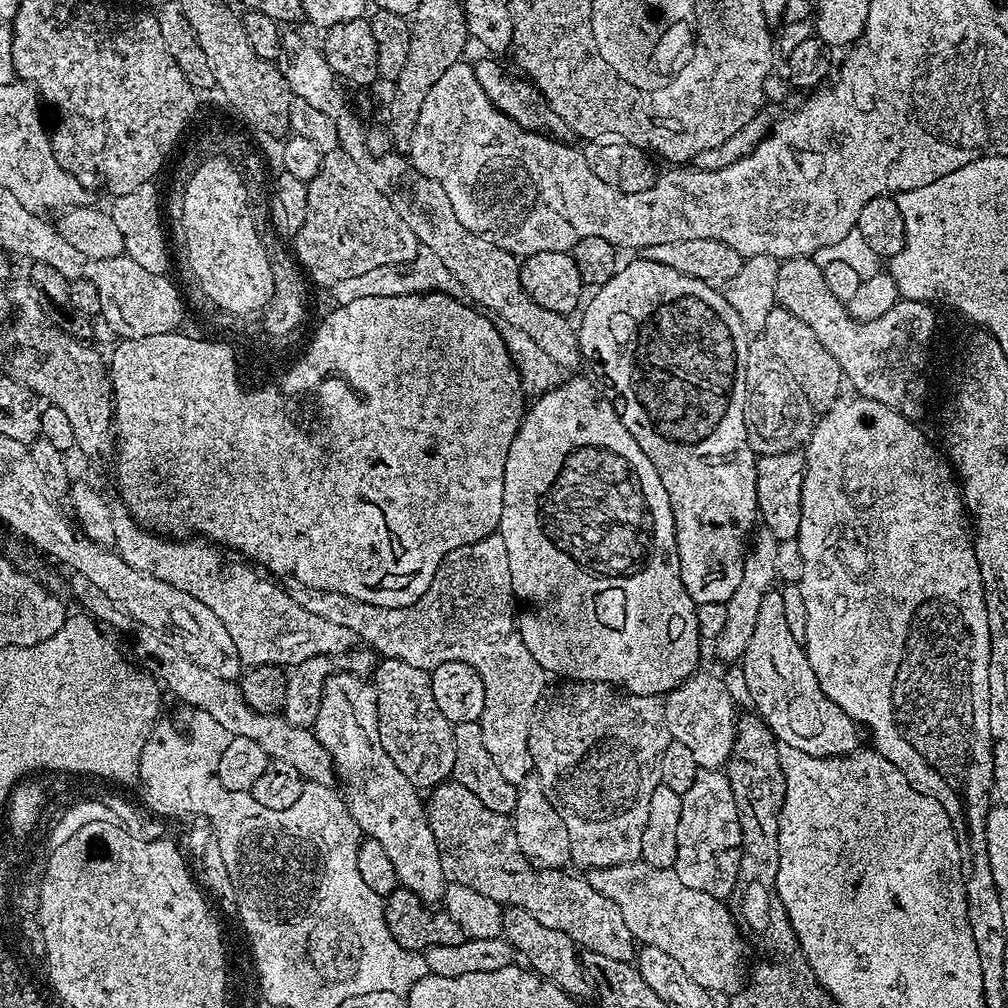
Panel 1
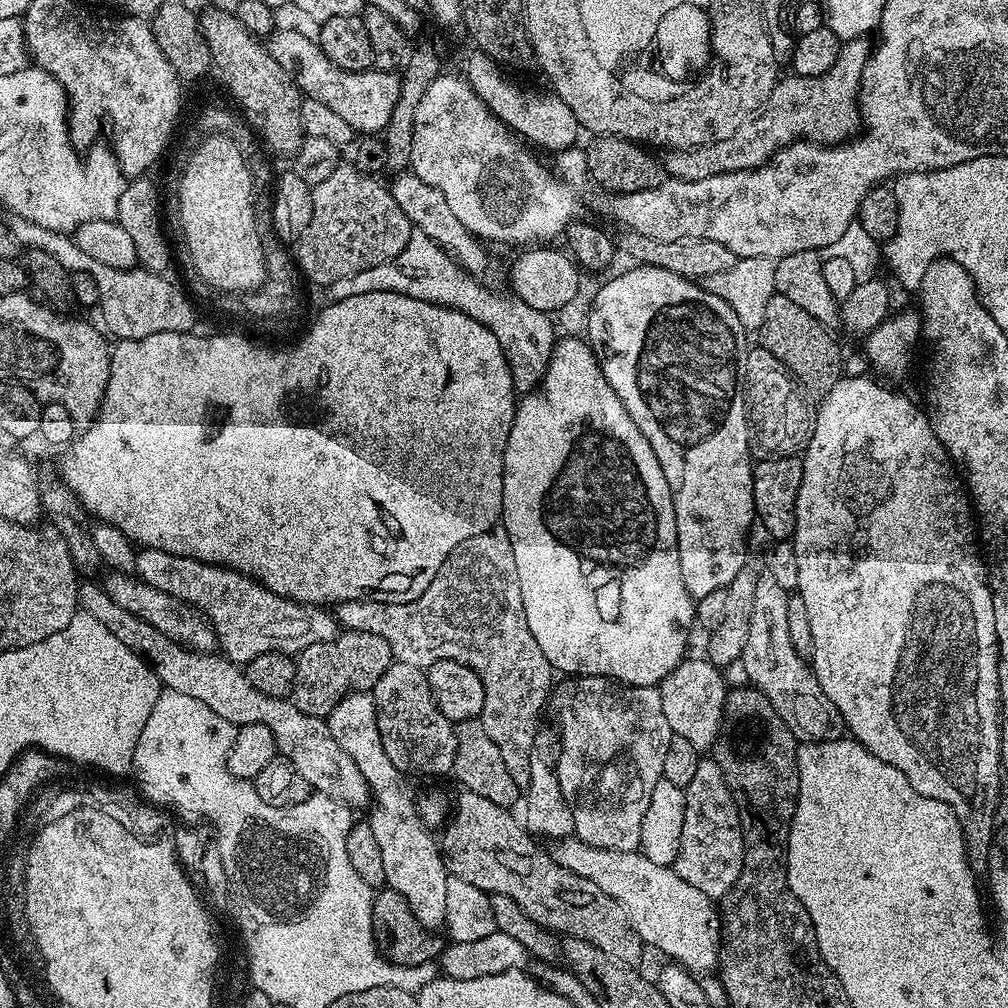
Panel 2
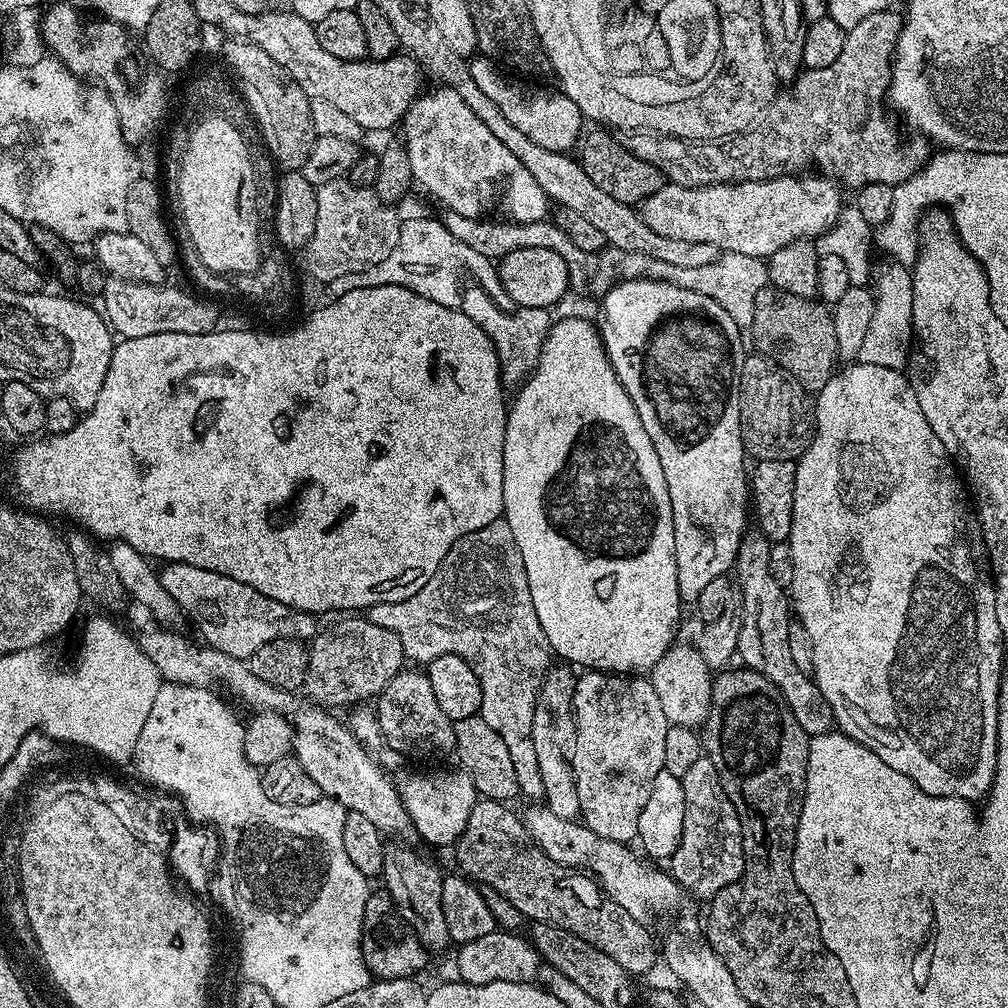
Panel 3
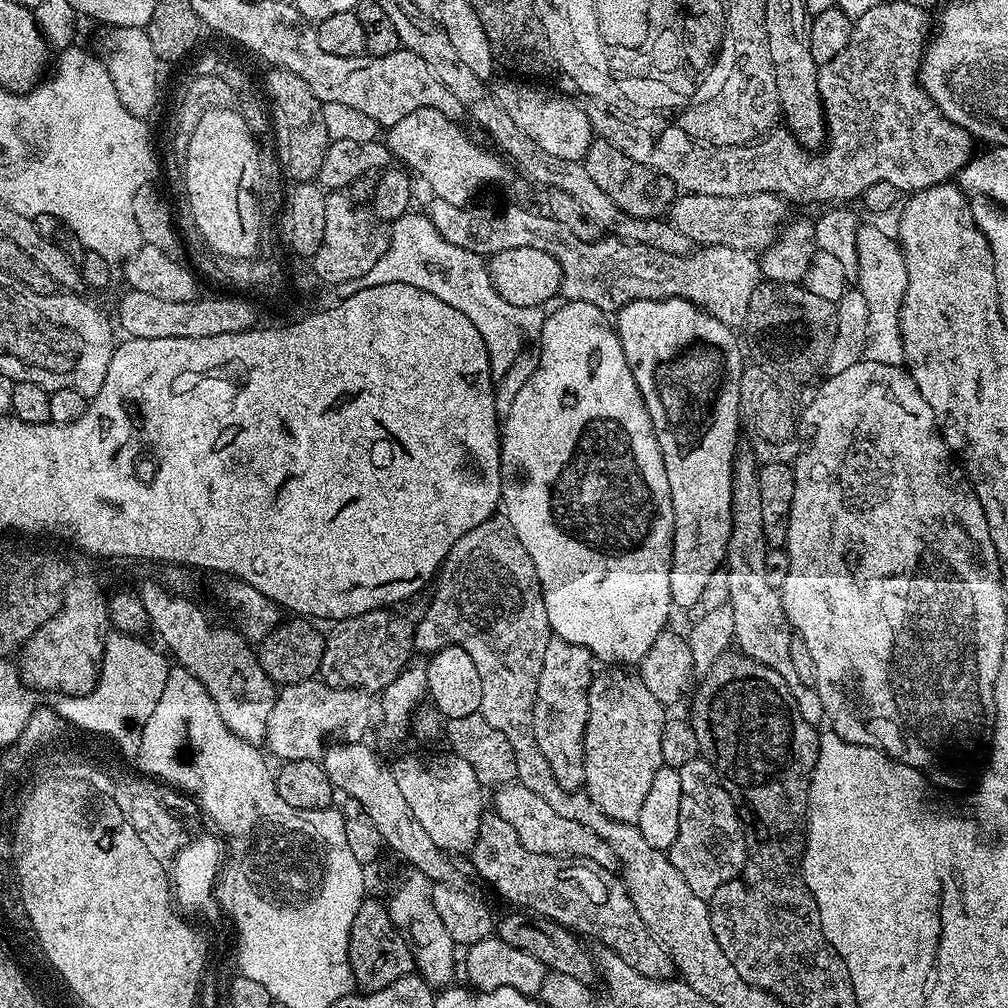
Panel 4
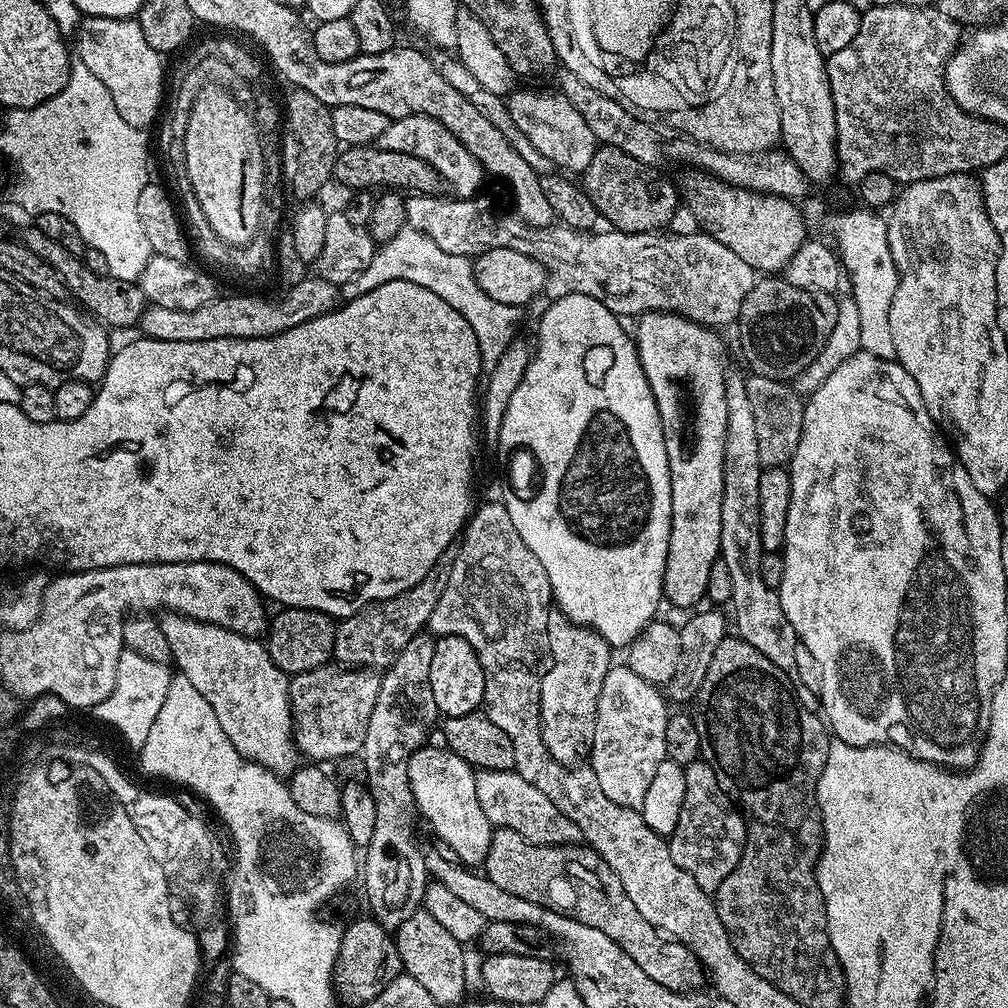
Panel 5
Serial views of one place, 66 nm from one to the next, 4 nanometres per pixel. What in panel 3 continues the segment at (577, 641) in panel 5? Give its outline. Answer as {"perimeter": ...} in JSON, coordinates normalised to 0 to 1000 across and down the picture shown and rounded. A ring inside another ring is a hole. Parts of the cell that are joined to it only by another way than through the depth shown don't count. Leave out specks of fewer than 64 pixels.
{"perimeter":[[[545,662],[544,669],[536,680],[528,717],[528,735],[530,748],[534,750],[534,764],[540,777],[539,793],[542,795],[542,801],[550,808],[565,813],[575,805],[571,791],[571,773],[567,770],[564,754],[567,731],[571,728],[571,716],[567,708],[571,671],[566,662],[556,662],[560,663]]]}

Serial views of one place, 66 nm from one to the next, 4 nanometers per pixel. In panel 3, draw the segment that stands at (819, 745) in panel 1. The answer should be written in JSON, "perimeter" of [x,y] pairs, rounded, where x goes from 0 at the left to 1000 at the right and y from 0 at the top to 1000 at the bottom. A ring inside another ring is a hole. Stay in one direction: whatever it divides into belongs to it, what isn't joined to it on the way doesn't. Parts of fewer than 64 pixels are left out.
{"perimeter":[[[752,526],[739,527],[736,538],[732,542],[728,561],[729,570],[734,570],[734,579],[732,575],[732,598],[734,601],[732,651],[733,654],[738,654],[735,655],[737,662],[745,663],[747,667],[755,667],[761,675],[770,678],[778,692],[778,697],[788,708],[792,720],[796,720],[796,724],[805,732],[826,725],[825,701],[817,695],[817,690],[810,680],[809,674],[803,668],[792,665],[792,661],[788,661],[788,653],[784,653],[784,621],[788,618],[787,612],[784,610],[784,591],[776,581],[772,581],[772,577],[764,565],[765,545],[766,540]]]}

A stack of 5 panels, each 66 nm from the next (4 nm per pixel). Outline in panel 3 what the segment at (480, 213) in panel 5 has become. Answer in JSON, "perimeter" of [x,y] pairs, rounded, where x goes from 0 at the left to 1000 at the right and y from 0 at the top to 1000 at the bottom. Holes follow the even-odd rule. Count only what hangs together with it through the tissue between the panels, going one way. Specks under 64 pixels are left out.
{"perimeter":[[[445,209],[439,211],[438,217],[442,228],[446,228],[454,240],[462,240],[466,248],[474,248],[474,252],[482,255],[495,256],[512,246],[550,248],[550,252],[556,253],[558,260],[562,260],[566,289],[575,294],[597,296],[616,278],[660,278],[662,282],[688,288],[688,292],[700,292],[700,296],[708,296],[708,300],[712,300],[712,304],[716,304],[716,308],[720,308],[720,312],[724,312],[724,315],[728,315],[736,327],[745,326],[748,319],[748,300],[752,300],[752,288],[763,285],[761,261],[755,255],[744,252],[720,250],[700,264],[665,264],[665,260],[657,260],[648,254],[606,244],[601,244],[595,250],[573,248],[563,232],[551,220],[543,217],[529,222],[510,222],[489,220],[484,216],[471,218]]]}

